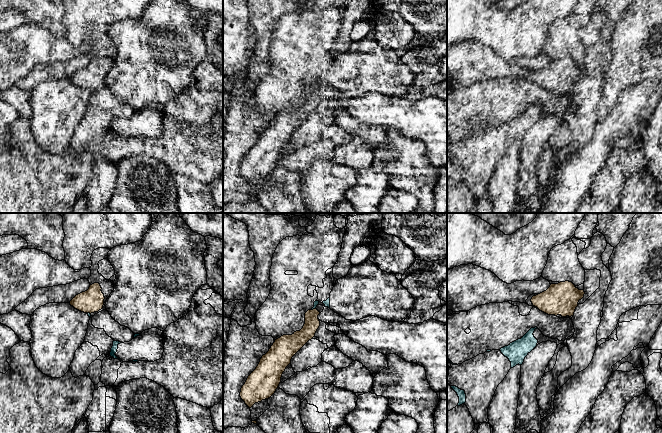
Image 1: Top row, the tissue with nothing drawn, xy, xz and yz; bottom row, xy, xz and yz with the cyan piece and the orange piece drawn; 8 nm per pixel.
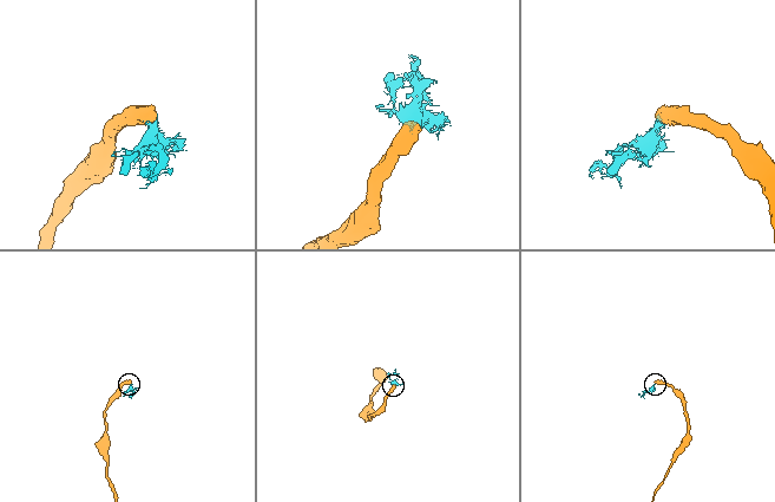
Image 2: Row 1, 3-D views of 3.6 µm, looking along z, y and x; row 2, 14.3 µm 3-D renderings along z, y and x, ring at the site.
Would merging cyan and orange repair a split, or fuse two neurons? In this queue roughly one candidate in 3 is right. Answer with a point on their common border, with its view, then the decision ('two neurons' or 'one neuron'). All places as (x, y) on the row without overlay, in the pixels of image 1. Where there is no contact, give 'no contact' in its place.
contact xz (313, 84); two neurons

